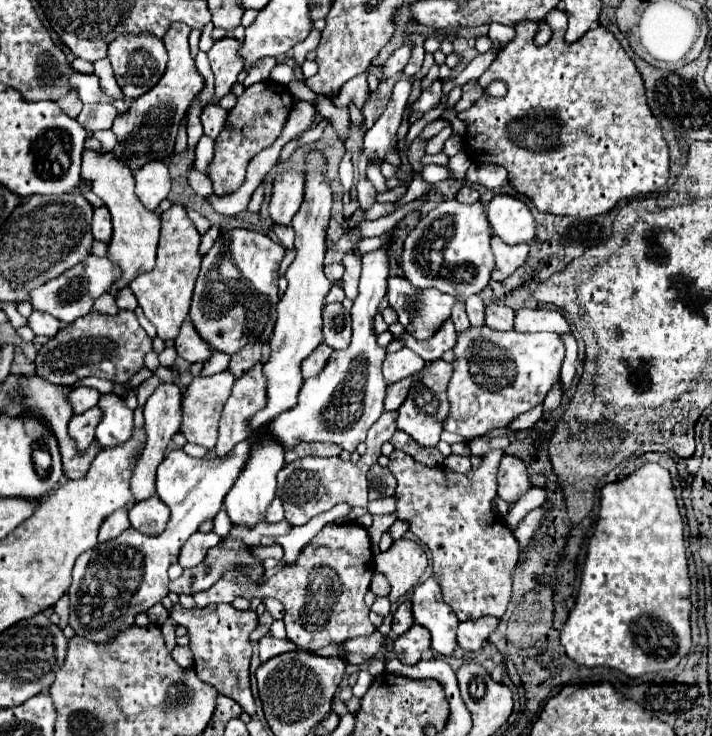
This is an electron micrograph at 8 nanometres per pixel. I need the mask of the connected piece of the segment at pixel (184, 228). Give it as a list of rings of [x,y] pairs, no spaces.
[[[172,205],[162,213],[162,231],[158,243],[158,259],[154,271],[146,275],[138,275],[134,283],[130,283],[132,293],[138,299],[146,319],[156,325],[160,339],[176,339],[182,323],[188,319],[190,299],[194,291],[196,277],[200,273],[200,233],[196,231],[192,219],[188,217],[182,205]]]

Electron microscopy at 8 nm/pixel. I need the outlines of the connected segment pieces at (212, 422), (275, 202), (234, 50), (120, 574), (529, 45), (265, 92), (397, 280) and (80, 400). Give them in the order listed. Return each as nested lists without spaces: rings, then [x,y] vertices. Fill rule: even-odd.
[[[230,371],[212,375],[212,377],[194,377],[192,383],[182,393],[182,423],[180,431],[188,439],[188,443],[196,443],[206,447],[208,451],[214,449],[216,437],[218,437],[218,419],[222,413],[222,407],[230,395],[230,389],[234,385],[234,377]]]
[[[286,169],[282,175],[278,175],[272,187],[272,197],[268,205],[270,219],[278,225],[290,225],[298,207],[302,205],[302,195],[304,179],[300,177],[300,171]]]
[[[226,37],[216,41],[214,47],[208,51],[210,67],[214,73],[214,97],[210,105],[216,105],[224,95],[232,91],[232,85],[236,83],[236,77],[242,71],[242,63],[238,63],[238,47],[240,41]]]
[[[250,439],[238,443],[226,457],[196,459],[182,449],[172,451],[160,465],[156,477],[156,493],[170,507],[170,519],[160,535],[118,537],[110,543],[98,543],[82,553],[74,565],[74,579],[68,589],[70,621],[68,625],[76,635],[94,643],[108,643],[120,631],[134,625],[138,613],[148,611],[168,595],[168,567],[178,561],[180,547],[206,519],[214,519],[222,507],[224,495],[230,491],[238,473],[242,471]],[[104,569],[104,579],[102,579]],[[108,569],[108,579],[106,579]]]
[[[554,9],[546,15],[546,23],[552,27],[554,35],[550,39],[548,45],[544,47],[536,47],[534,45],[534,35],[536,35],[536,21],[522,21],[514,27],[516,31],[516,37],[498,51],[496,59],[492,61],[492,65],[484,71],[484,75],[478,79],[480,87],[486,89],[492,81],[500,79],[508,85],[508,95],[502,97],[502,99],[496,99],[488,93],[484,93],[470,109],[458,113],[458,119],[464,121],[466,125],[466,133],[464,133],[464,147],[466,147],[466,153],[470,157],[472,163],[494,163],[494,165],[500,165],[508,171],[508,181],[514,185],[514,189],[528,197],[534,207],[542,213],[552,213],[552,215],[572,215],[572,217],[580,217],[580,219],[590,219],[590,217],[596,217],[596,215],[602,215],[602,213],[608,213],[620,199],[630,199],[630,197],[636,197],[636,195],[646,195],[646,193],[654,193],[654,191],[660,191],[664,189],[664,185],[668,183],[668,177],[670,177],[670,159],[668,159],[668,145],[662,137],[662,127],[660,123],[656,121],[656,117],[650,113],[648,109],[648,103],[646,103],[646,95],[644,95],[644,81],[638,73],[638,69],[634,67],[632,59],[626,55],[626,51],[622,49],[622,45],[618,43],[618,39],[606,29],[606,27],[596,27],[596,29],[590,29],[586,31],[586,35],[582,35],[582,39],[578,39],[576,43],[568,45],[564,41],[564,31],[566,31],[566,13],[560,11],[560,9]]]
[[[274,81],[254,83],[244,91],[244,95],[238,97],[236,107],[230,111],[230,127],[226,127],[226,131],[222,131],[222,135],[218,135],[218,139],[214,141],[214,159],[208,167],[208,177],[212,179],[214,191],[218,195],[234,193],[244,183],[250,159],[276,141],[288,119],[290,109],[292,95],[288,87]]]
[[[388,277],[388,305],[398,313],[398,321],[404,325],[404,329],[414,335],[416,339],[430,339],[444,319],[450,317],[452,305],[456,303],[454,295],[446,295],[434,289],[418,291],[416,287],[410,287],[410,283],[402,277]]]
[[[74,387],[70,391],[70,403],[72,403],[76,415],[92,409],[100,397],[102,397],[102,393],[98,389],[92,389],[92,387]]]

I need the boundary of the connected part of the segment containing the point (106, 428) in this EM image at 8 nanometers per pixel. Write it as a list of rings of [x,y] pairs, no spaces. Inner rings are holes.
[[[114,393],[104,395],[98,407],[102,407],[104,417],[102,423],[96,427],[96,441],[104,447],[126,443],[134,431],[134,413]]]

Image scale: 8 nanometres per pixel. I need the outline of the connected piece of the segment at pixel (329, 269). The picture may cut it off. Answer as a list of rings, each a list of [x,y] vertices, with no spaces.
[[[335,263],[324,266],[324,273],[328,280],[333,284],[335,281],[340,280],[344,273],[344,266],[342,263]]]

